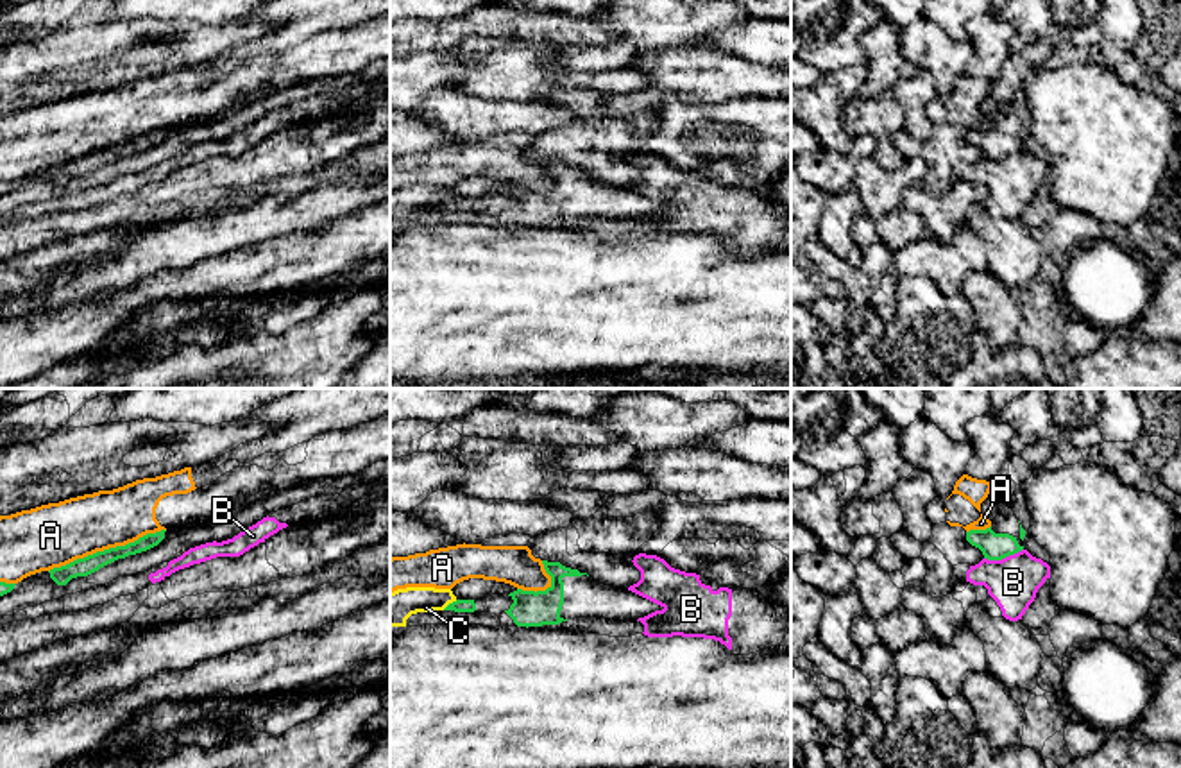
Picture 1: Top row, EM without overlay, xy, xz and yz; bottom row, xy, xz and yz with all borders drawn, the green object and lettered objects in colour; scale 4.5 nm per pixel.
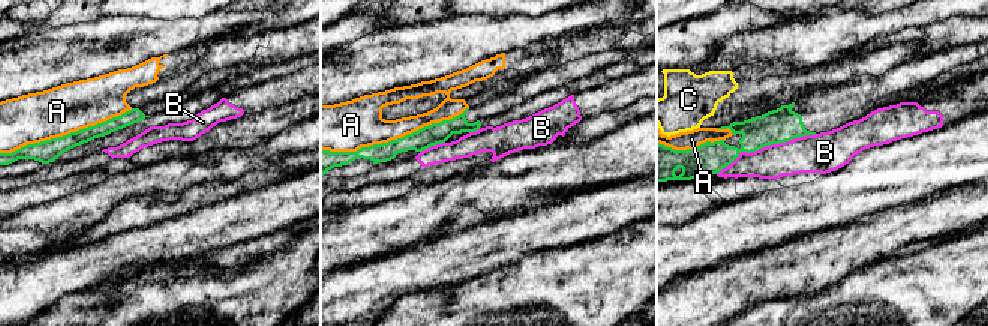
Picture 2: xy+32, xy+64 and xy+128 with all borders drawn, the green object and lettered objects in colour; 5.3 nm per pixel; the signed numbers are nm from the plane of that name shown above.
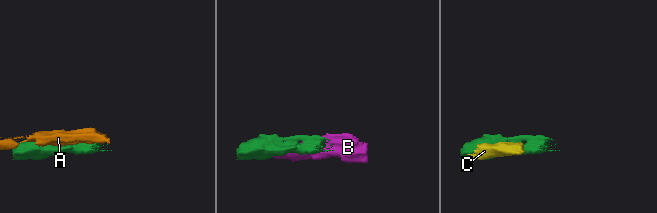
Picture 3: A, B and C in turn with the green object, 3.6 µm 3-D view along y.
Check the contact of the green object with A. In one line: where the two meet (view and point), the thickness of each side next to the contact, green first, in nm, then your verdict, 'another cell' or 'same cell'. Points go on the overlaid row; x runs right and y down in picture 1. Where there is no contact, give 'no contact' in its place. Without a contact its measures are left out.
contact xy (106, 550); calibres 80 and 280 nm; another cell

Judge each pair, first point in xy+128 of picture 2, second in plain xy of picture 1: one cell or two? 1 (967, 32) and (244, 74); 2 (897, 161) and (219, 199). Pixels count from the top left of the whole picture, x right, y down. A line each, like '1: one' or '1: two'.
1: one
2: one

